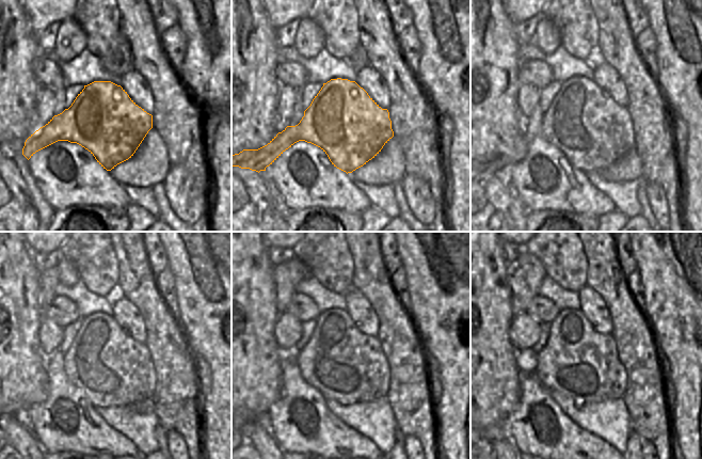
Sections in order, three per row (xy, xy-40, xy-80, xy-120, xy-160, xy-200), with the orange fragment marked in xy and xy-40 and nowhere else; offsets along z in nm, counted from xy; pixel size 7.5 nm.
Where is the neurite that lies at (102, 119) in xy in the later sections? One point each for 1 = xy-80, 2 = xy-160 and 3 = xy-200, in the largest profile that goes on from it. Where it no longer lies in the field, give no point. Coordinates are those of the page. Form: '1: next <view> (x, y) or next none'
1: next xy-80 (592, 131)
2: next xy-160 (344, 364)
3: next xy-200 (577, 361)

